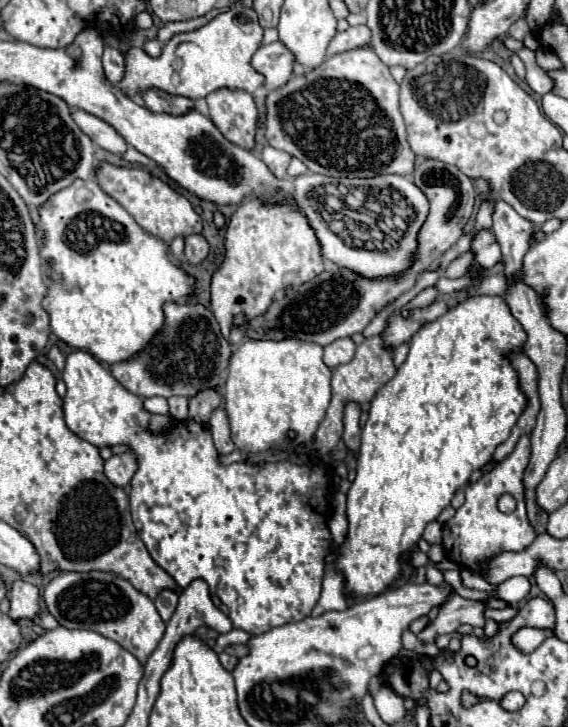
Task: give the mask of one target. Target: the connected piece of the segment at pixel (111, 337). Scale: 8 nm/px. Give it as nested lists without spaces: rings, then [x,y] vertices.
[[[75,180],[71,186],[55,192],[39,208],[35,234],[49,280],[43,308],[51,318],[51,332],[69,348],[85,350],[107,364],[127,360],[149,342],[149,336],[163,324],[163,302],[183,300],[191,294],[195,280],[171,262],[163,240],[147,234],[95,180]]]

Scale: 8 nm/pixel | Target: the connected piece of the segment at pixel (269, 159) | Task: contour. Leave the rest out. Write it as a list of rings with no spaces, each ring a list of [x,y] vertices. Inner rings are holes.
[[[265,146],[261,158],[263,158],[263,162],[271,168],[271,172],[273,172],[275,176],[281,176],[281,178],[287,176],[287,166],[289,166],[289,160],[291,160],[291,156],[289,156],[287,152],[281,152],[281,150],[277,150],[277,148]]]

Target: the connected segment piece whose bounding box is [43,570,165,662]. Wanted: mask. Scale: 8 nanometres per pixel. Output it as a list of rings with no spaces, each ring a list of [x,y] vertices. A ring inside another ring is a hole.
[[[63,572],[47,584],[43,598],[47,610],[61,626],[95,630],[101,636],[119,642],[139,662],[149,658],[165,632],[165,622],[161,620],[153,600],[133,588],[129,580],[111,572]]]

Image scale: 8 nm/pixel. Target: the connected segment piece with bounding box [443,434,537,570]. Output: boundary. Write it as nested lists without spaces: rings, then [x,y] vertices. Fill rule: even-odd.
[[[523,434],[515,450],[503,462],[499,462],[493,470],[485,472],[475,484],[465,486],[465,504],[443,526],[443,548],[447,558],[457,562],[459,566],[473,570],[473,564],[477,564],[477,560],[485,560],[485,556],[495,556],[497,552],[503,550],[523,550],[537,538],[537,532],[527,520],[525,510],[523,474],[525,468],[529,466],[529,458],[531,458],[531,442],[529,436]],[[503,494],[511,494],[517,500],[517,510],[513,514],[499,512],[497,500]]]

